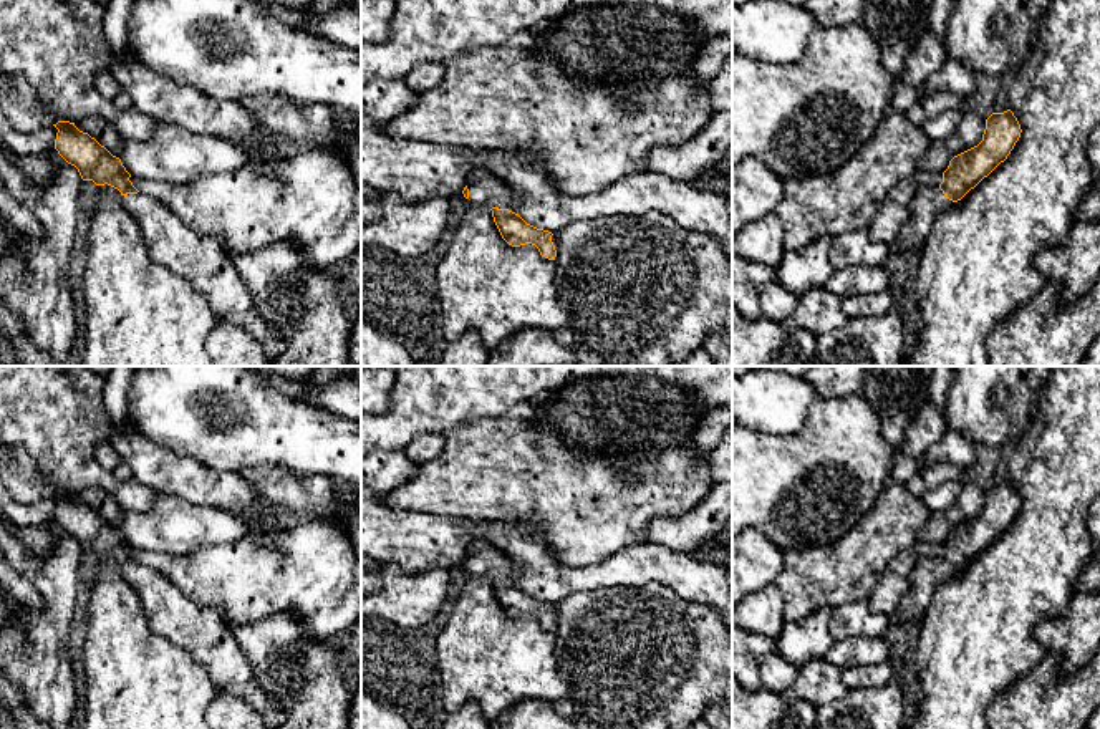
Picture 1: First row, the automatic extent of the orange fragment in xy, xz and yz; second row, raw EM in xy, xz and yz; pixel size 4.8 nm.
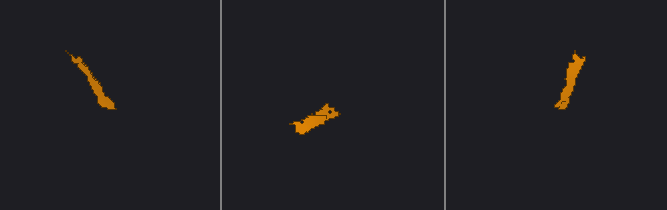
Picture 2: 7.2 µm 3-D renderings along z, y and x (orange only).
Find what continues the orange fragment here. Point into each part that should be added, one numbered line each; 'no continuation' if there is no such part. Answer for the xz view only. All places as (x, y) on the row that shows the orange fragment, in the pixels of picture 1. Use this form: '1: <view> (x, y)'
1: xz (484, 188)

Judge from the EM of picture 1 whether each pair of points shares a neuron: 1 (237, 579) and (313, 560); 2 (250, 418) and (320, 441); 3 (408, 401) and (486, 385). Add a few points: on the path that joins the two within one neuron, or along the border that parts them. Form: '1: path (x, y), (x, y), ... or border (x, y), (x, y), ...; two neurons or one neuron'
1: path (255, 579), (295, 572); one neuron
2: path (267, 428), (303, 438); one neuron
3: path (428, 398), (443, 385), (466, 385); one neuron

